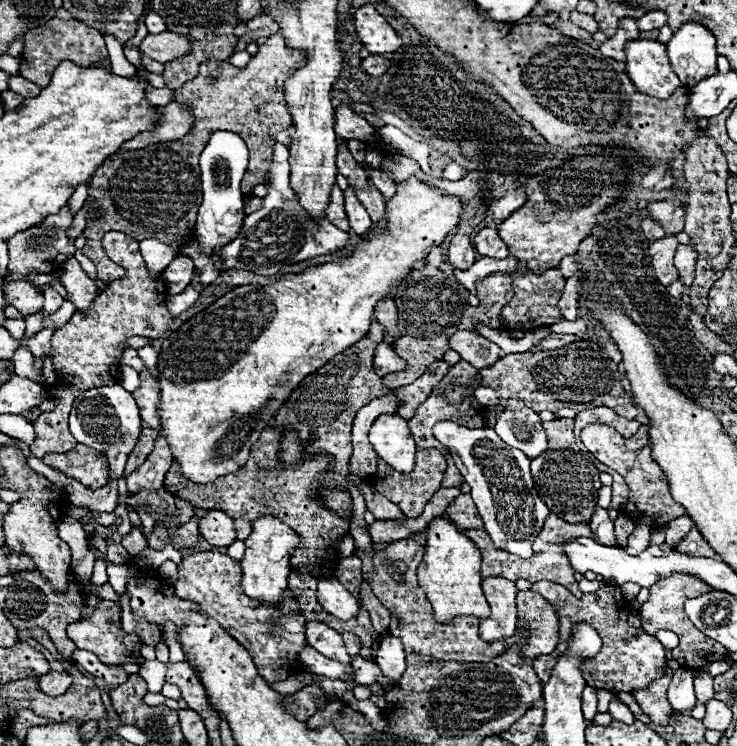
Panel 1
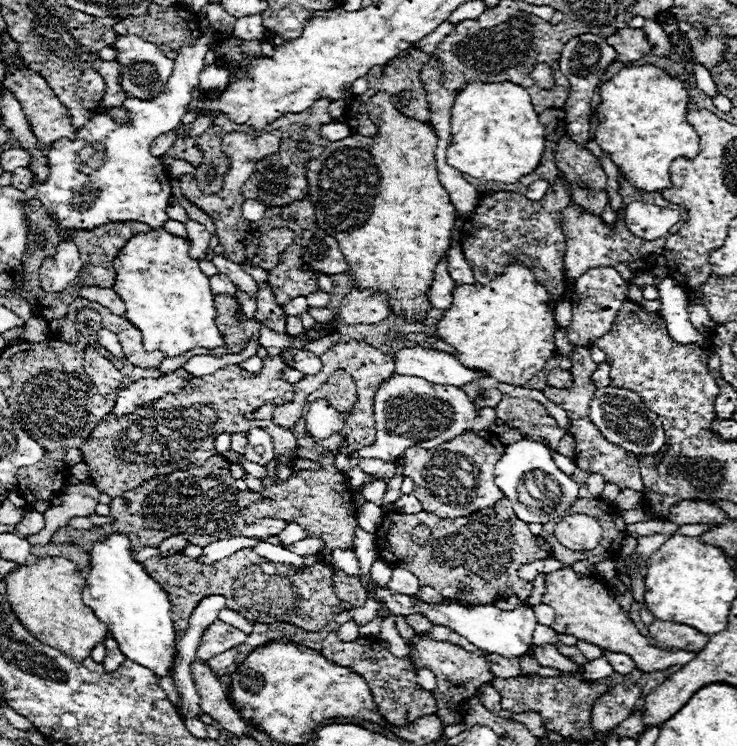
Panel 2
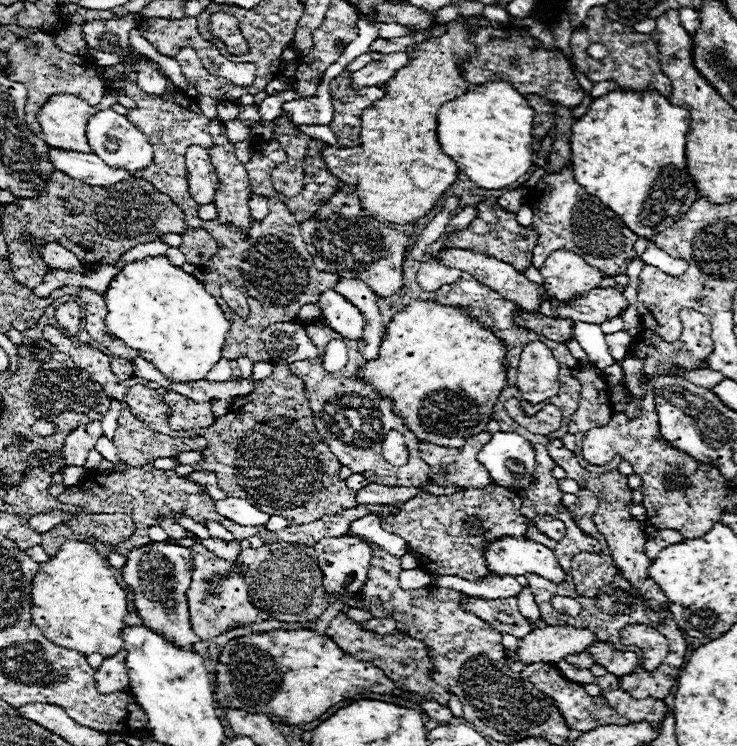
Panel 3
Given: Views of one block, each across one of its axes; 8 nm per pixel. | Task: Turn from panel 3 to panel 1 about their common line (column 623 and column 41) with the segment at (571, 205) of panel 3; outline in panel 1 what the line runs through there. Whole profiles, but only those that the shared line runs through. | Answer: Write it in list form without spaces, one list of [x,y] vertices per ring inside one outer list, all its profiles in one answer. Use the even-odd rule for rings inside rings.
[[[64,206],[58,214],[50,214],[46,220],[42,220],[42,224],[32,226],[30,230],[22,230],[20,234],[16,234],[14,238],[8,240],[8,250],[10,250],[10,272],[14,278],[26,278],[32,272],[40,272],[40,274],[50,274],[56,272],[58,266],[62,266],[62,262],[66,262],[66,258],[72,258],[76,248],[68,238],[68,230],[72,228],[72,218],[74,214],[70,212],[68,206]]]

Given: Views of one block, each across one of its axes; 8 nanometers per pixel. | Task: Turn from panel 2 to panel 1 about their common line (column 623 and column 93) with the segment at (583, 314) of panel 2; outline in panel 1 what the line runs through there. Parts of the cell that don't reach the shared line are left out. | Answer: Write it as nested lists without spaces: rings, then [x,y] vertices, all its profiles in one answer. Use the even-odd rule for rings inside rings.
[[[76,258],[66,260],[60,266],[60,280],[68,290],[68,302],[72,302],[76,306],[76,310],[88,310],[96,296],[98,296],[98,280],[90,278],[80,262]]]

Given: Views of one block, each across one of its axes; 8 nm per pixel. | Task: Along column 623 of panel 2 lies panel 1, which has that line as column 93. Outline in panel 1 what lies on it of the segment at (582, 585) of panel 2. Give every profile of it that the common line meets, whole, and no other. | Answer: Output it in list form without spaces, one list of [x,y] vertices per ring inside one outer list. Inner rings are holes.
[[[108,600],[100,602],[90,616],[68,624],[66,632],[68,632],[68,638],[74,640],[76,648],[94,652],[104,664],[134,664],[140,658],[140,646],[138,646],[140,636],[136,632],[126,634],[120,630],[120,606],[114,602],[108,602]]]

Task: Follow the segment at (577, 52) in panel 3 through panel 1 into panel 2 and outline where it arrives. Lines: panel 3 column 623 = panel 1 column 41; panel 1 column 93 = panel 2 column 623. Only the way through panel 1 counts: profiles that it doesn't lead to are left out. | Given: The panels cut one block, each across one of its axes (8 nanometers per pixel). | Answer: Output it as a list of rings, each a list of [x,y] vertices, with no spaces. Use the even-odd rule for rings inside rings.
[[[630,26],[616,30],[612,36],[606,38],[606,42],[610,42],[610,46],[614,46],[614,50],[618,52],[614,62],[622,64],[642,64],[642,58],[652,52],[652,44],[648,42],[644,30],[636,30]]]

